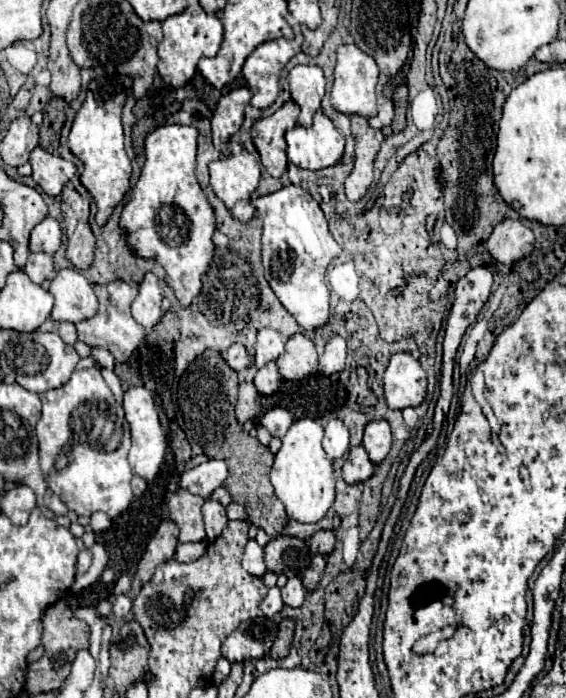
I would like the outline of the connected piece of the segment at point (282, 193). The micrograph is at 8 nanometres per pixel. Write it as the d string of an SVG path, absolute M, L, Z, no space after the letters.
M288 185L276 193L252 201L264 223L262 261L264 275L280 303L304 329L318 329L328 321L330 289L326 283L326 267L342 253L342 247L328 231L320 205L302 187Z

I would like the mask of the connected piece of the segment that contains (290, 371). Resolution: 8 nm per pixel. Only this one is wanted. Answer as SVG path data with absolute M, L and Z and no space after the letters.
M296 333L286 341L286 351L276 361L278 373L284 379L304 379L318 367L318 353L314 343L302 335Z

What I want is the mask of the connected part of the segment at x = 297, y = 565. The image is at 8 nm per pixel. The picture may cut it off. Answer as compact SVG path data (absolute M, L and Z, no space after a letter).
M278 535L270 539L264 547L266 567L274 573L284 573L286 577L300 577L310 565L310 551L302 539Z

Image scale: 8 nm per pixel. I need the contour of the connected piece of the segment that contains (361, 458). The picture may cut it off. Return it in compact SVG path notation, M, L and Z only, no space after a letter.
M362 445L352 447L350 455L348 455L348 459L346 459L344 467L342 467L344 481L346 483L362 483L372 475L372 471L374 471L374 465L368 459L364 447Z

